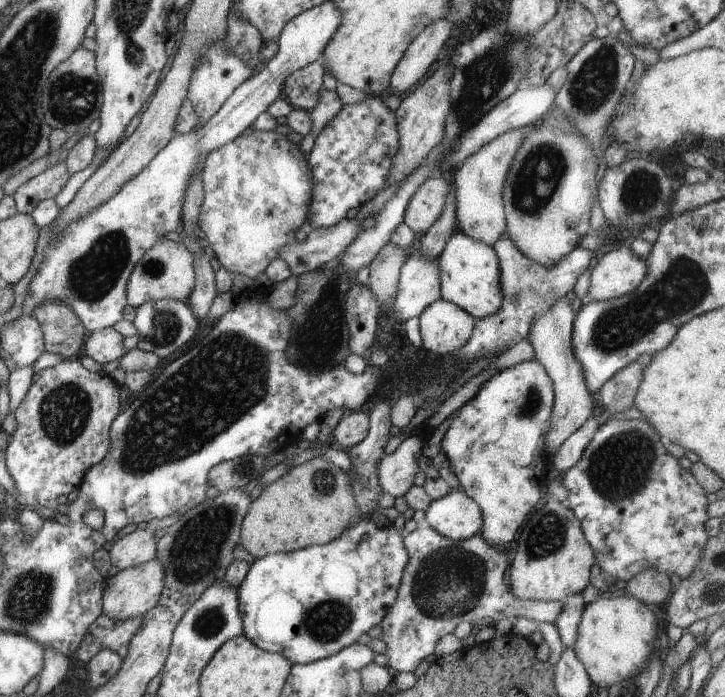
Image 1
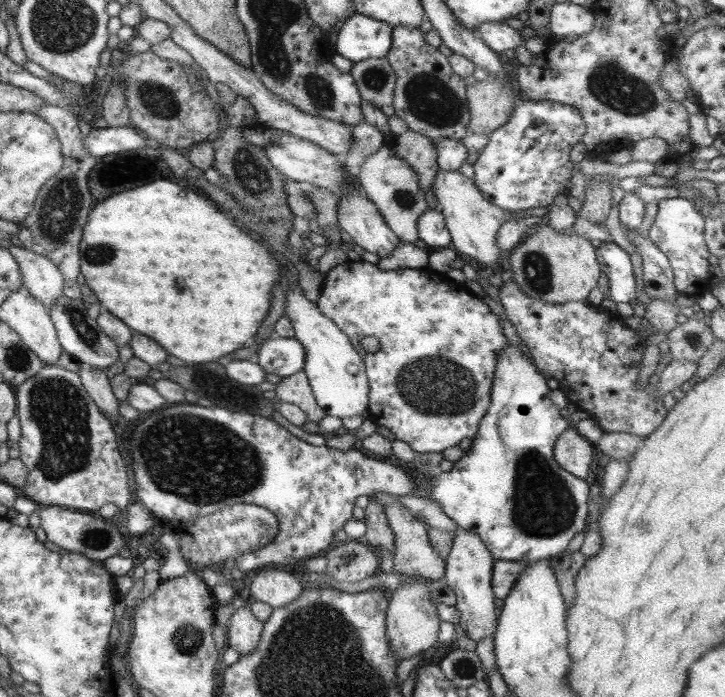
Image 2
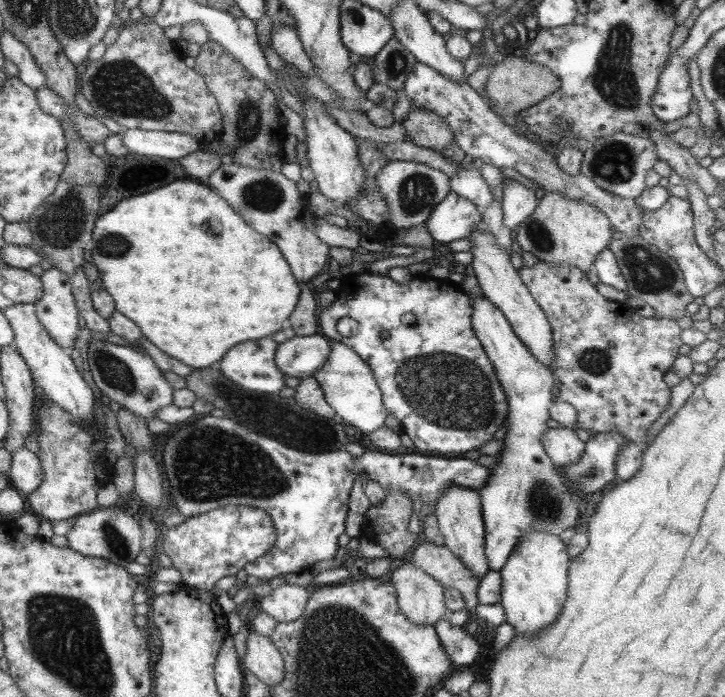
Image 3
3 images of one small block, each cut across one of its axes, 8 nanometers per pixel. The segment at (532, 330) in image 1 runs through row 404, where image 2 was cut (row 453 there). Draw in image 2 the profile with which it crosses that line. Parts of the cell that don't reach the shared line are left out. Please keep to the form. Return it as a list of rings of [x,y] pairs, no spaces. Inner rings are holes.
[[[570,427],[555,441],[552,457],[563,470],[583,480],[587,478],[587,466],[593,458],[593,444]]]

